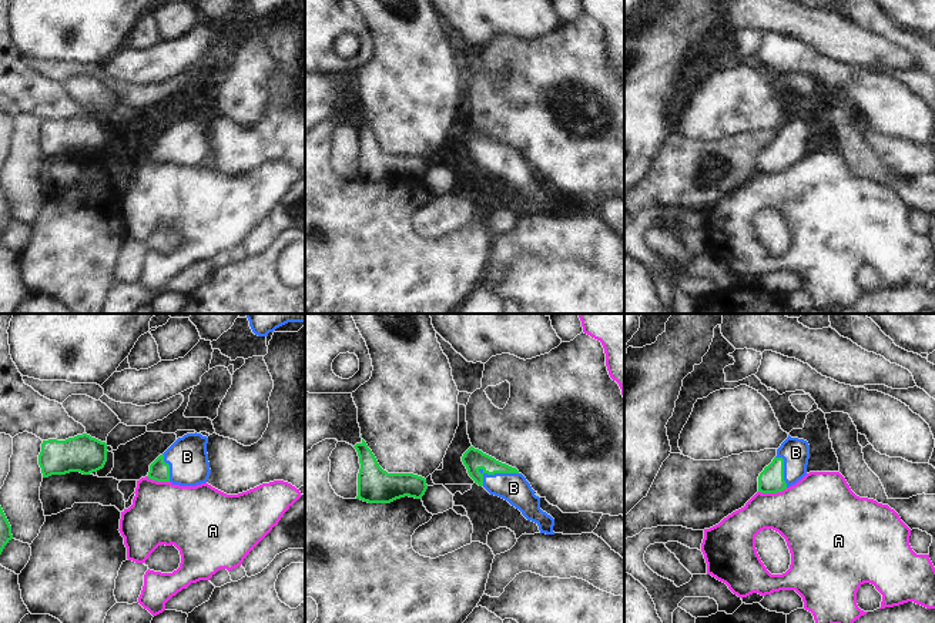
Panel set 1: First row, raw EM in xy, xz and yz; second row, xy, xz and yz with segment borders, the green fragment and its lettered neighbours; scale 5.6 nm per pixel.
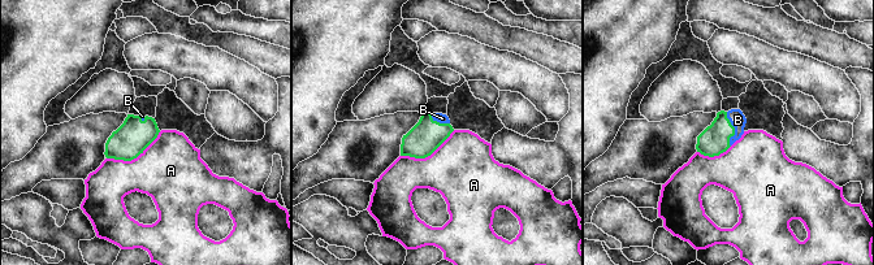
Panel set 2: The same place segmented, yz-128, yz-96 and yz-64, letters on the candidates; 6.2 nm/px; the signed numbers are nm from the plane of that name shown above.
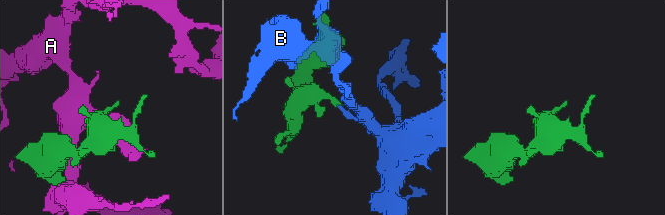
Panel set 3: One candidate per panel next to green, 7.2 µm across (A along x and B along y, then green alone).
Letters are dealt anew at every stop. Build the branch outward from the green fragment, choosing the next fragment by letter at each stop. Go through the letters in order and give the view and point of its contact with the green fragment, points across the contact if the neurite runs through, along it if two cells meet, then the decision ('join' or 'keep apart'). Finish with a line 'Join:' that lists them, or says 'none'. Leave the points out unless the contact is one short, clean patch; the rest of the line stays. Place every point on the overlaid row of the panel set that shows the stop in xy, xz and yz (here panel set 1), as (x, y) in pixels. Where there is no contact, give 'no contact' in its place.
A: contact yz (773, 492); keep apart
B: contact xz (498, 472); way xz (473, 459), (485, 471), (498, 472), (513, 488); join
Join: B

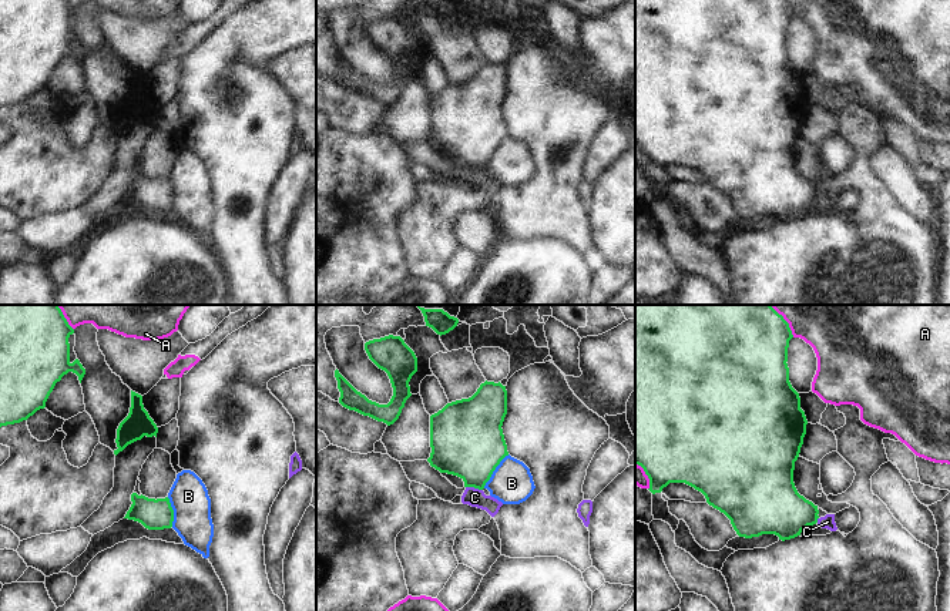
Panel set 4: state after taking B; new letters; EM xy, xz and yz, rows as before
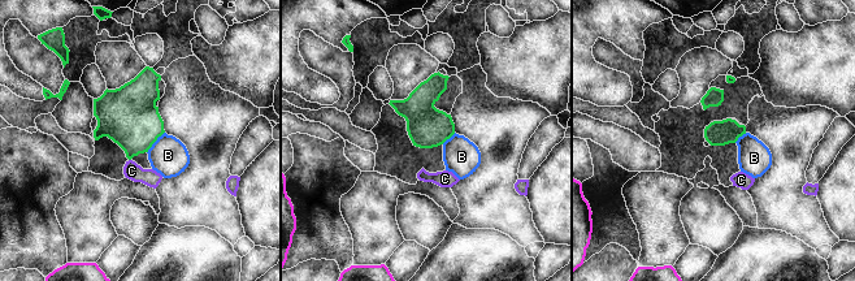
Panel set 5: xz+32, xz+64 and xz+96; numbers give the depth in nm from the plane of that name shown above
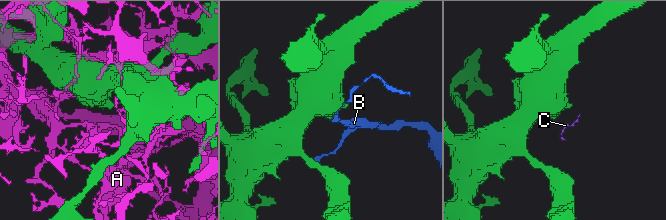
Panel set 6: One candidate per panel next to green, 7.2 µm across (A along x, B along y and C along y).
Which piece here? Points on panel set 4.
A: contact yz (785, 321); keep apart
B: contact xz (494, 469); keep apart
C: contact xz (474, 487); border xz (466, 486), (482, 490); keep apart
Join: none

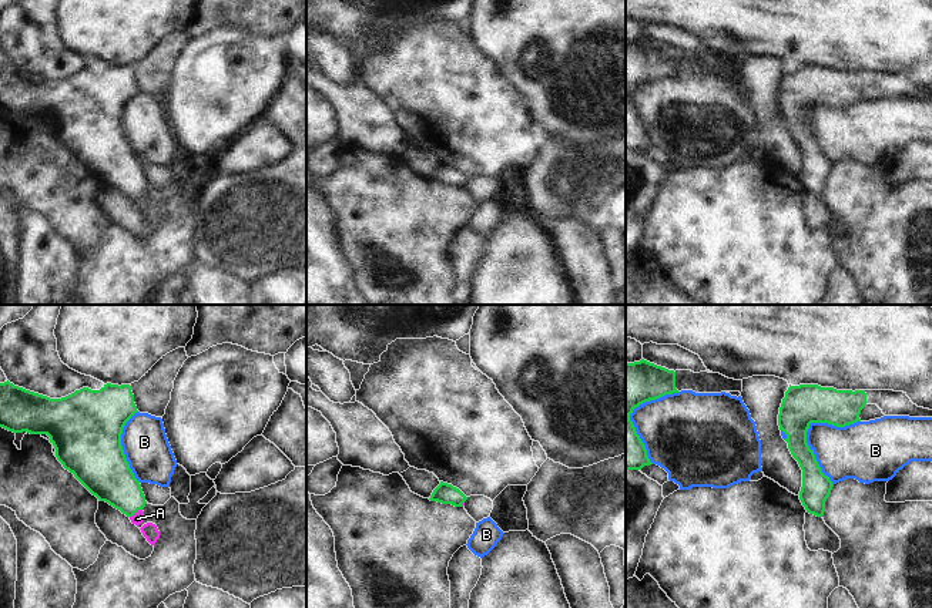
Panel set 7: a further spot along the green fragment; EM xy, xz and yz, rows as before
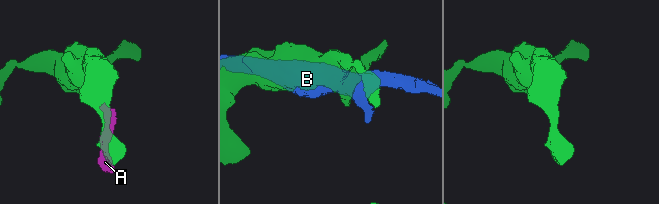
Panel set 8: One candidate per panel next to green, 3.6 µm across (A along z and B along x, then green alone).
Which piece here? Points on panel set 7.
A: contact xy (136, 511); way xy (109, 477), (128, 497), (136, 511), (137, 519); join
B: contact yz (807, 430); keep apart
Join: A

